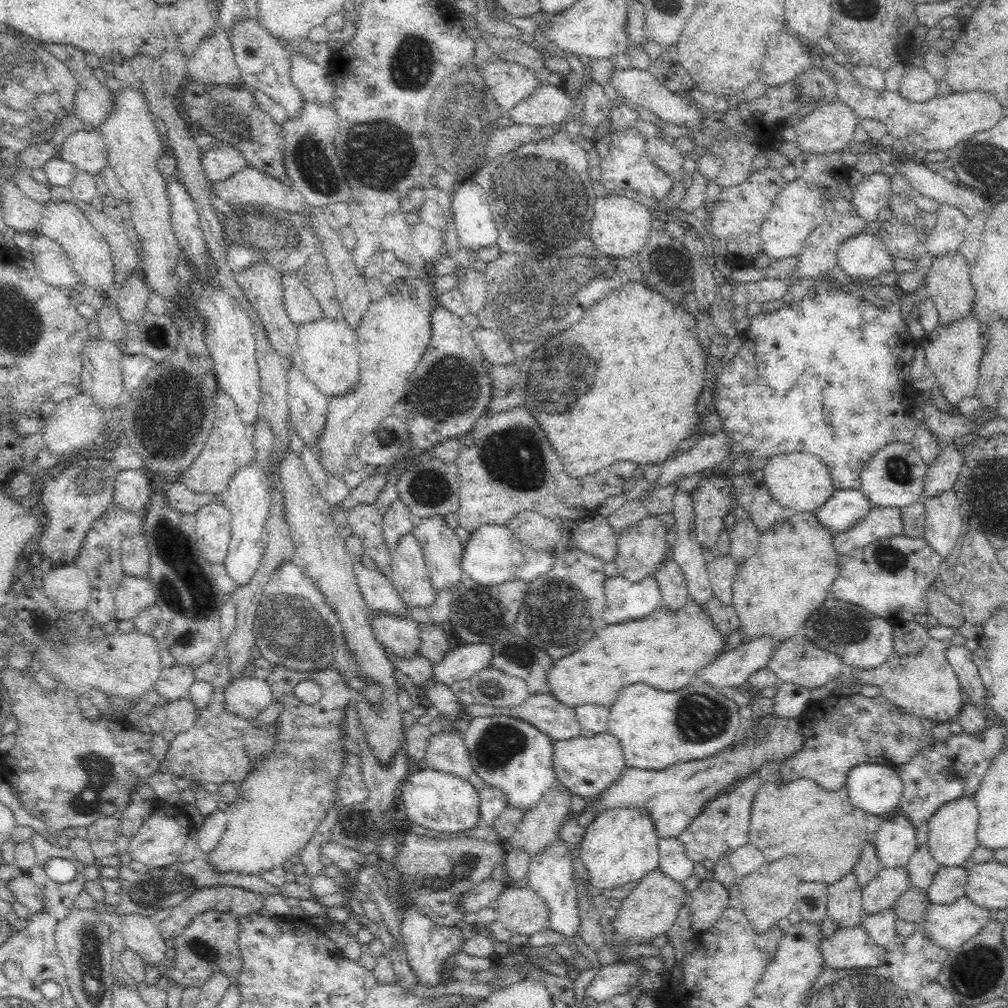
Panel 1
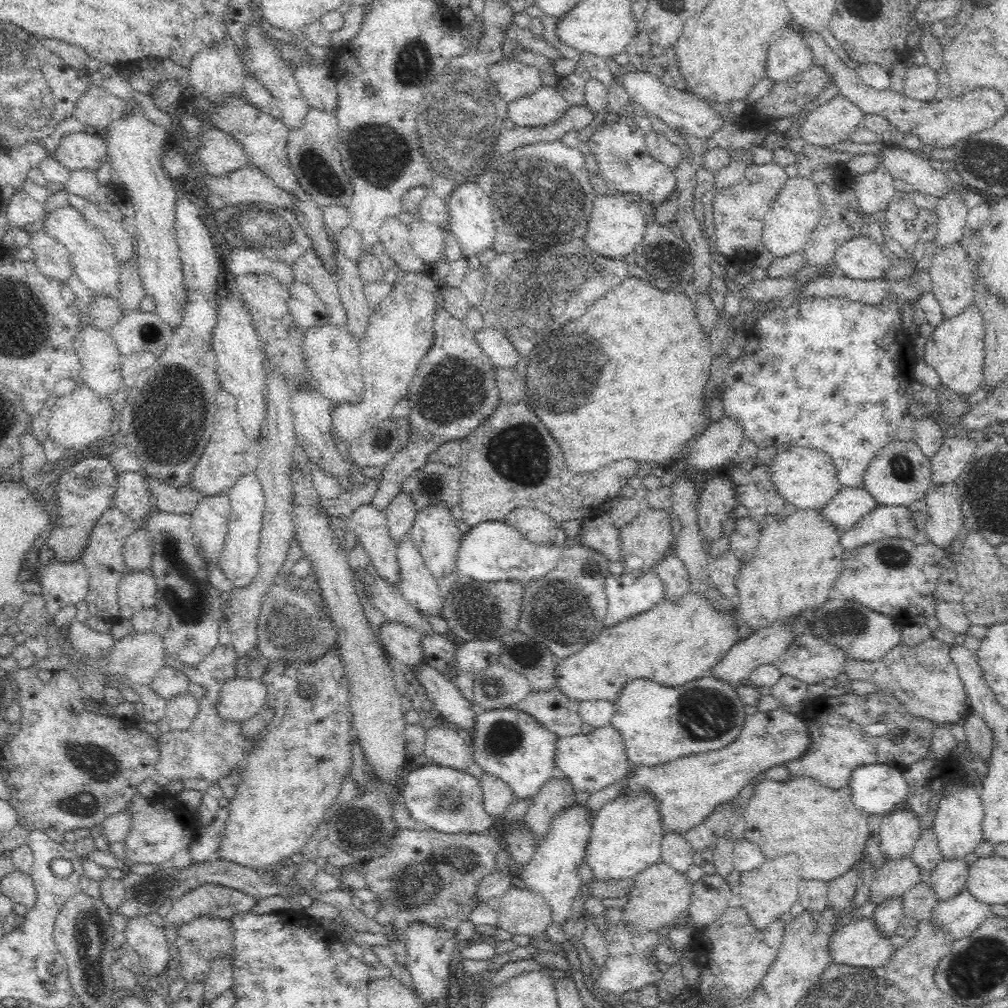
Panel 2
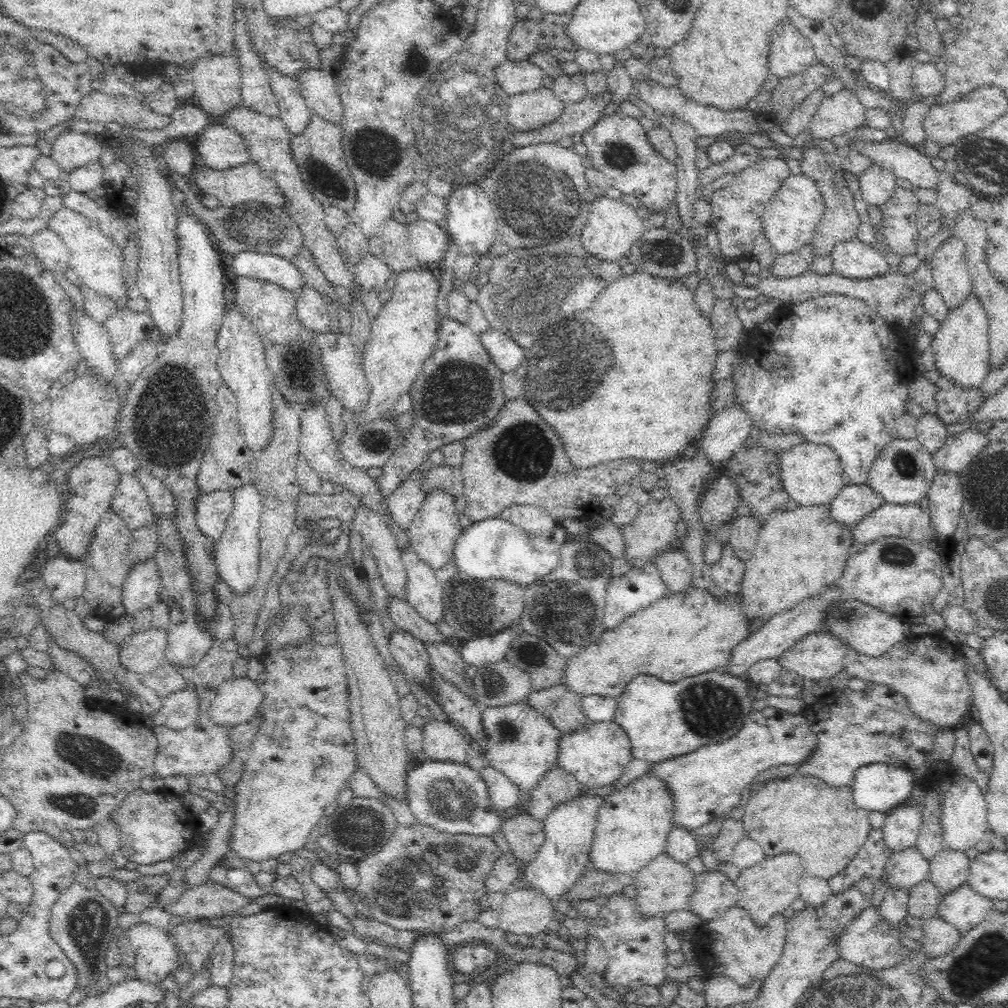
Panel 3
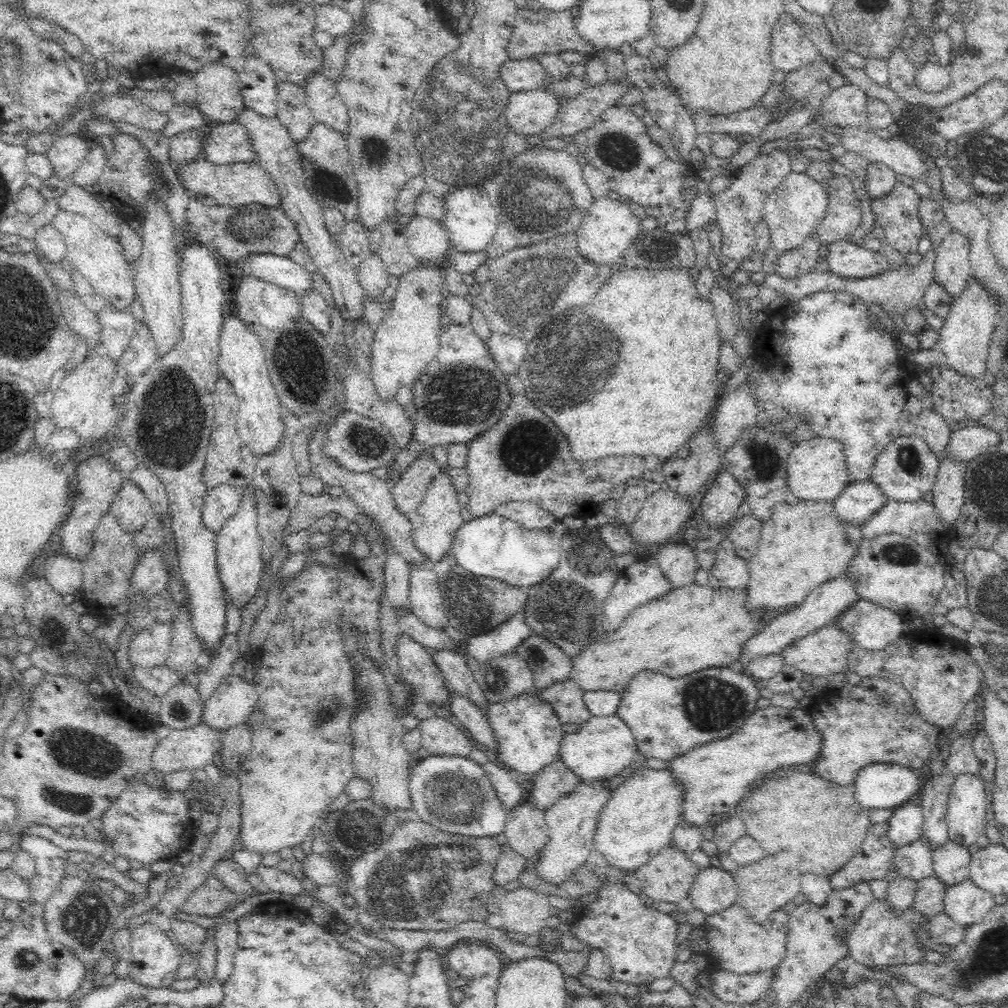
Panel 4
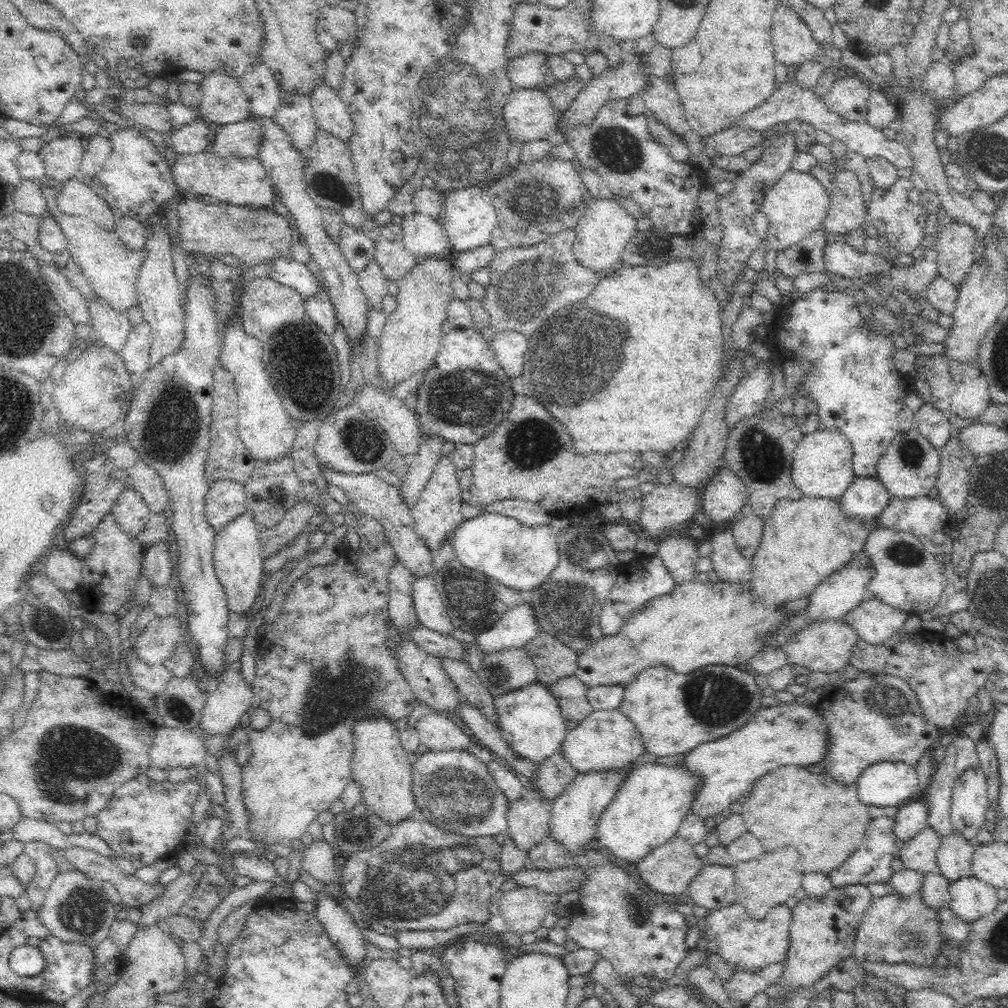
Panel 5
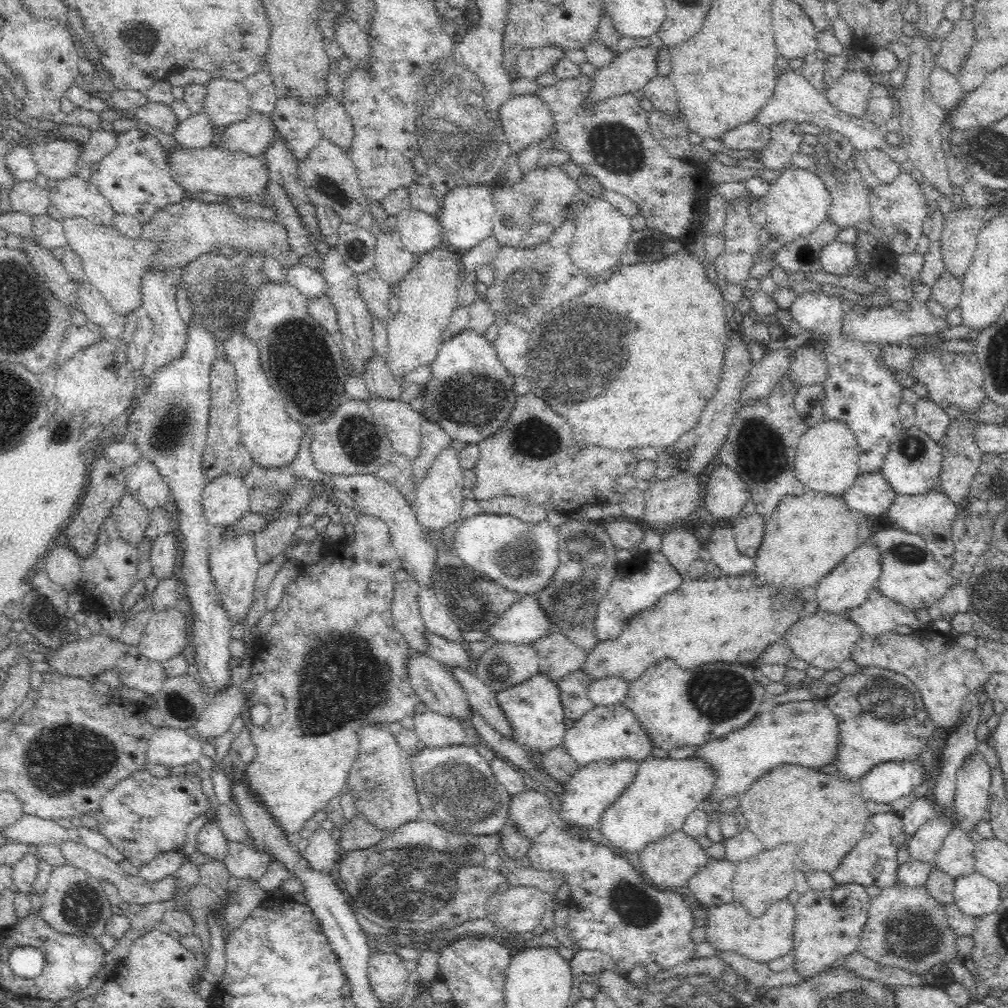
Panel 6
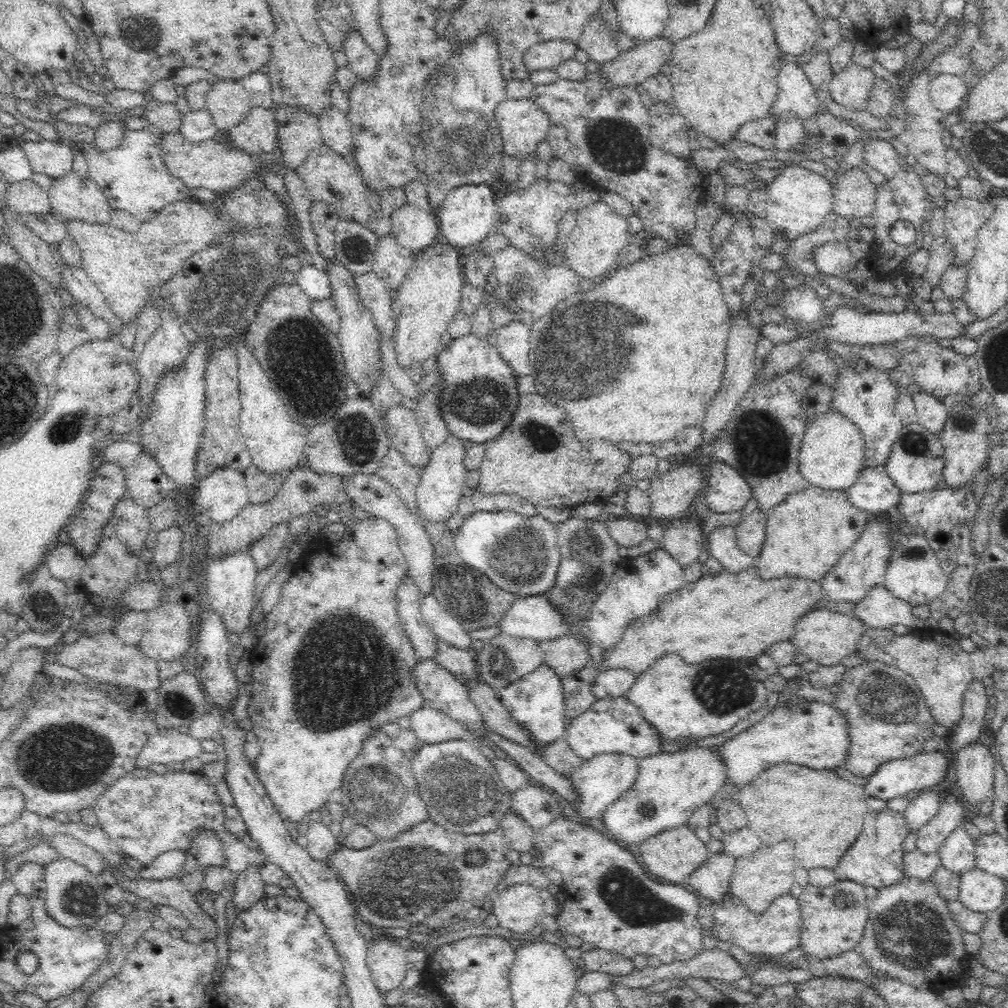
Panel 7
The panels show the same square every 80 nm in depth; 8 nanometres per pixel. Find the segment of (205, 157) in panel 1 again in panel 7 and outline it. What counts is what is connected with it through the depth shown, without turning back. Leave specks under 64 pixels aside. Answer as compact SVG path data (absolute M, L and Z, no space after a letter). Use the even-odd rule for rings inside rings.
M254 107L248 116L228 132L230 146L258 157L260 153L274 153L278 150L278 124L274 108Z

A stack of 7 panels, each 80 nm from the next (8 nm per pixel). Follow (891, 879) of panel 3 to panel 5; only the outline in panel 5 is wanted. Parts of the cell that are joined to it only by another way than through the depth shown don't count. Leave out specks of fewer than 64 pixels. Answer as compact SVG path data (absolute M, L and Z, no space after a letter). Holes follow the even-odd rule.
M927 826L902 844L897 858L901 860L904 869L909 871L920 872L922 875L938 873L936 851L940 843L940 835Z

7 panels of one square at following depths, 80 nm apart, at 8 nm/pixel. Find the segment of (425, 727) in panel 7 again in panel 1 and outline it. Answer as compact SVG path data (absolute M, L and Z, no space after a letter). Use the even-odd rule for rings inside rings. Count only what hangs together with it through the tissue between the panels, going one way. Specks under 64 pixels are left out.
M451 729L432 735L424 760L428 768L448 772L464 780L473 772L464 741L451 733Z

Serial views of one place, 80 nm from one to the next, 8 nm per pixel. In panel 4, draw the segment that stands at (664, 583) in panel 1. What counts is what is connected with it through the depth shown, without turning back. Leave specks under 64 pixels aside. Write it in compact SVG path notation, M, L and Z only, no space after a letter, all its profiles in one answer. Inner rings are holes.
M675 539L657 548L654 553L658 567L672 589L691 585L695 582L697 570L696 553L686 541Z

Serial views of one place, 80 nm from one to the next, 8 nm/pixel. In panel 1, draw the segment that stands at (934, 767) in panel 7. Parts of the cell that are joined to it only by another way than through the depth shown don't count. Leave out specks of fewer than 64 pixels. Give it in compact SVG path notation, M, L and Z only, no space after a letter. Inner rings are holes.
M872 763L851 768L845 787L856 808L883 817L896 812L903 792L900 777L892 766Z

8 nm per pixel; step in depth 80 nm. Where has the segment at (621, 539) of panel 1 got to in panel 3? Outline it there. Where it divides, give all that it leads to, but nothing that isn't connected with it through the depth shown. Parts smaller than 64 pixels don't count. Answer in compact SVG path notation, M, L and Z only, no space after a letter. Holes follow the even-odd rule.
M672 500L650 501L640 508L638 517L631 524L620 528L621 536L625 543L623 558L631 567L643 569L647 564L654 562L659 554L671 549L673 540L676 539L676 524L680 520L680 510Z

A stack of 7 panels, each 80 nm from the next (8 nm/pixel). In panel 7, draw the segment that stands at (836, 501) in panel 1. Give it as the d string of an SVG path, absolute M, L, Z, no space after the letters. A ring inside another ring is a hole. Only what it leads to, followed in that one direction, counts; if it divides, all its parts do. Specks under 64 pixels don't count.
M877 466L865 468L847 494L852 507L875 516L891 511L900 501L902 493L883 466Z

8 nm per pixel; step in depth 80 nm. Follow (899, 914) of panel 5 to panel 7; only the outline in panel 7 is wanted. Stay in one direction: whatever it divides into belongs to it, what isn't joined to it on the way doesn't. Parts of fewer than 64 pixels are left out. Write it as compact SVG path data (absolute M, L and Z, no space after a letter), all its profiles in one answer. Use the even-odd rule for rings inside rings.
M903 876L896 883L879 888L876 896L868 898L869 917L862 939L854 951L858 952L862 959L866 960L868 967L878 975L892 977L918 989L944 991L946 988L960 986L963 978L968 976L972 955L964 950L963 932L954 924L947 901L936 893L936 887L930 879L920 880Z

